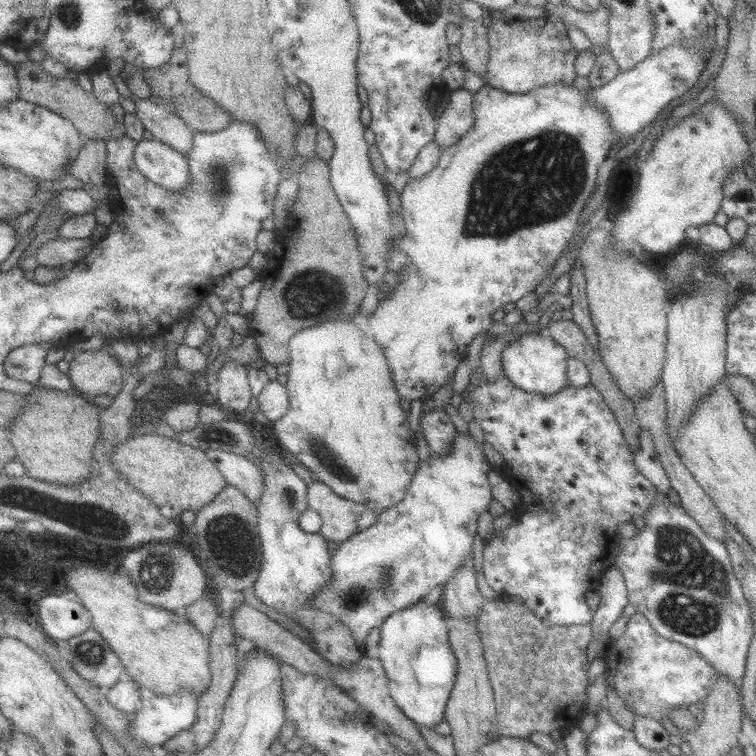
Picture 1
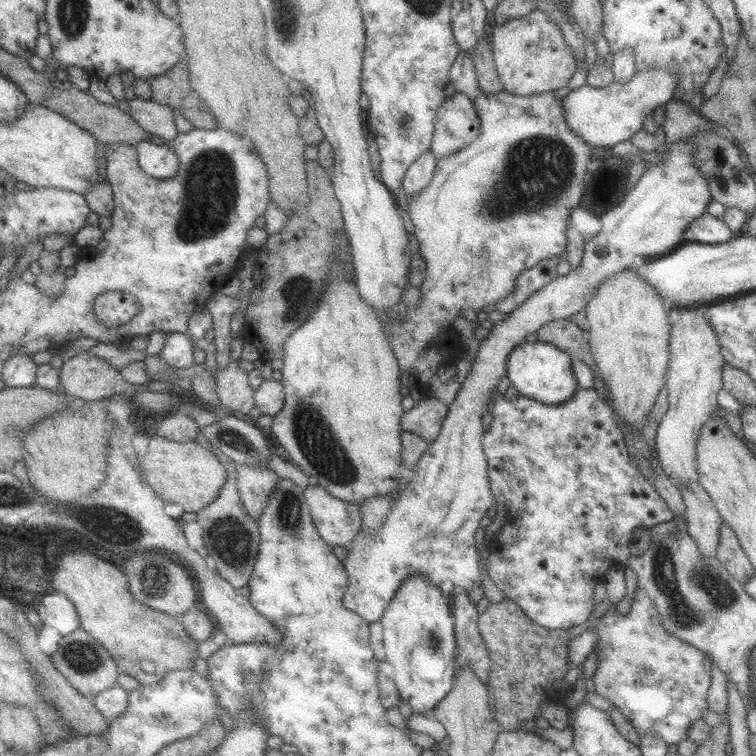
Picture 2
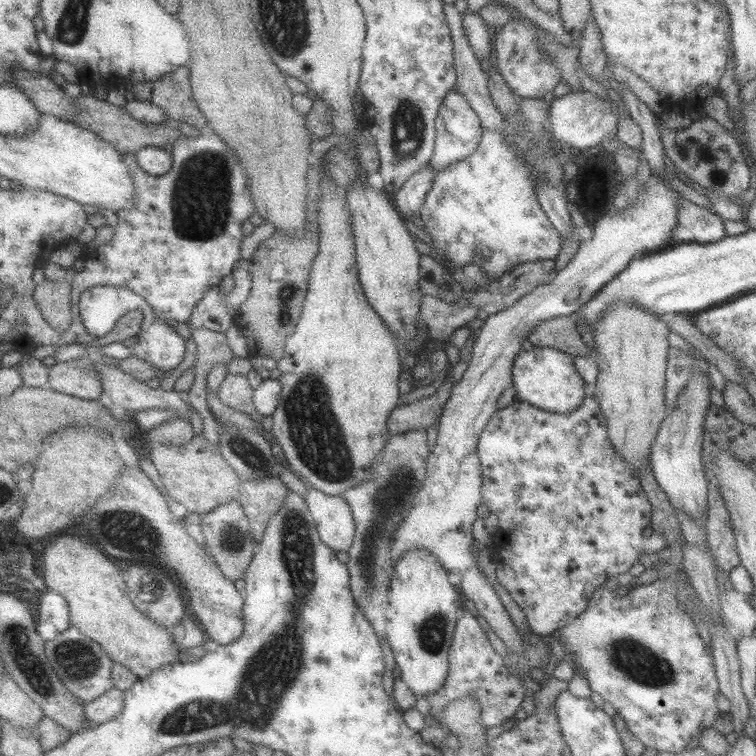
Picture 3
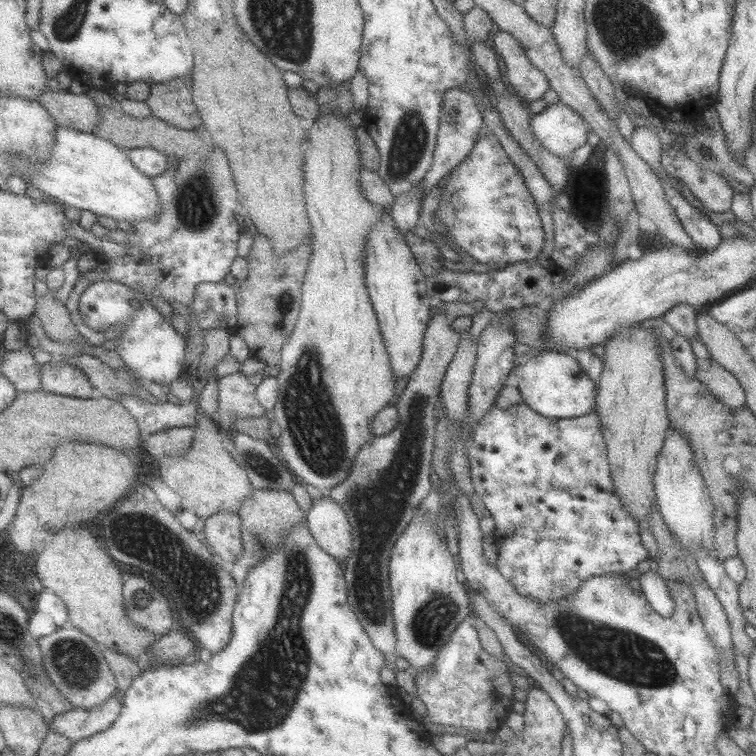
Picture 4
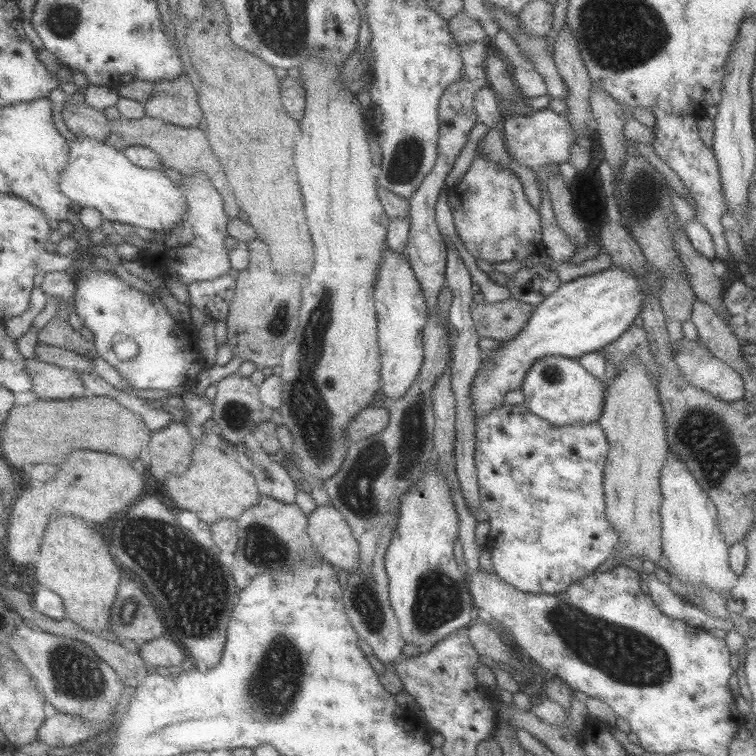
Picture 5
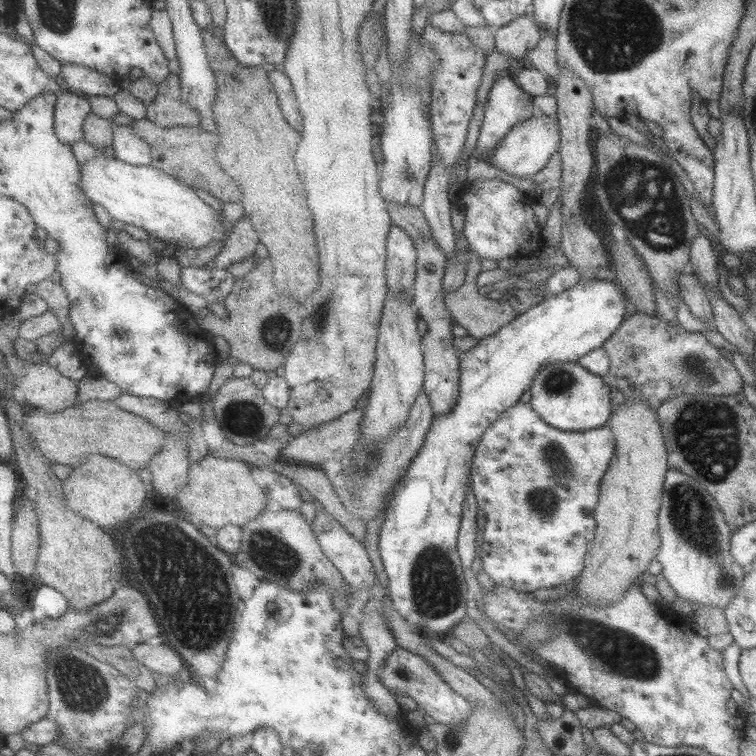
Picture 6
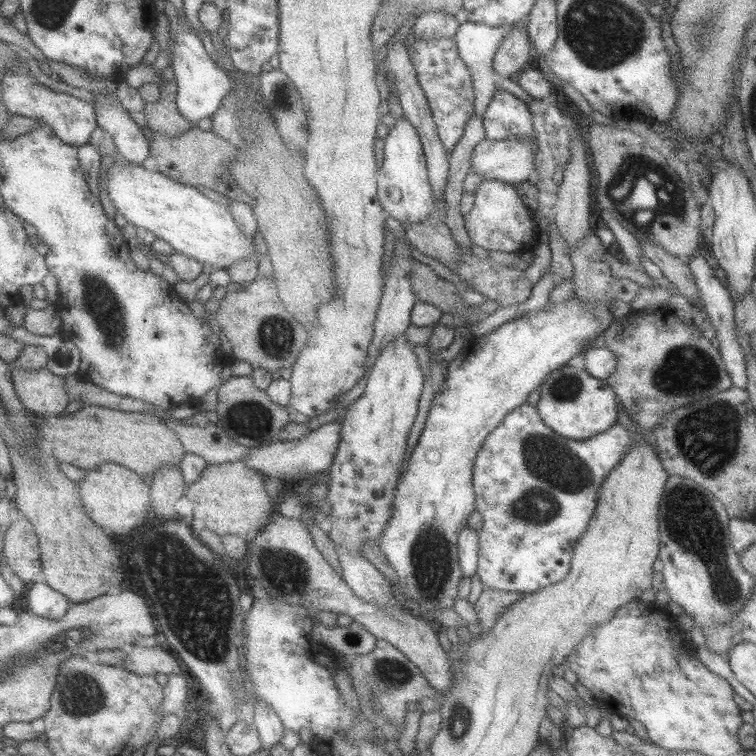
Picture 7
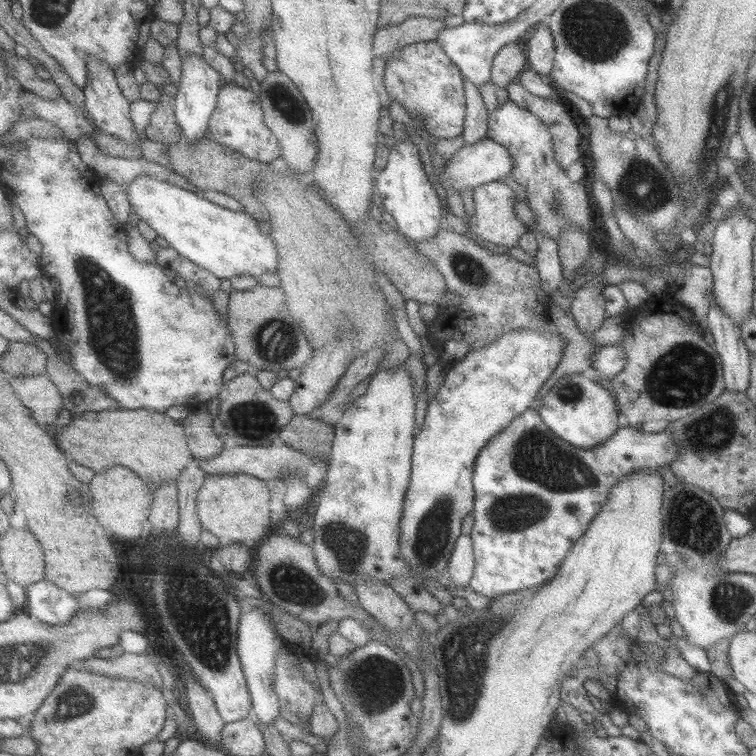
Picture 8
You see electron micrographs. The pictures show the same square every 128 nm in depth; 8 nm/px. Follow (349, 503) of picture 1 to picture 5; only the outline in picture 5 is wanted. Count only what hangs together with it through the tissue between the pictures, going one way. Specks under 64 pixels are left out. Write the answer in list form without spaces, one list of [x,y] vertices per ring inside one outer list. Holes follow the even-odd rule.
[[[321,499],[310,514],[310,536],[319,552],[337,569],[353,573],[359,567],[361,550],[345,515]]]

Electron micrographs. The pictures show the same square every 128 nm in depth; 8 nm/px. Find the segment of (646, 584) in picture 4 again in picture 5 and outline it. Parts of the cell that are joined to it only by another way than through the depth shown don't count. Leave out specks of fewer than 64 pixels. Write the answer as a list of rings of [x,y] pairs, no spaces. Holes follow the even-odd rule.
[[[649,573],[648,576],[646,583],[649,588],[649,598],[661,614],[707,632],[726,634],[735,631],[735,624],[732,624],[728,618],[725,620],[713,618],[695,606],[684,604],[681,596],[674,593],[667,584],[659,582],[653,573]]]

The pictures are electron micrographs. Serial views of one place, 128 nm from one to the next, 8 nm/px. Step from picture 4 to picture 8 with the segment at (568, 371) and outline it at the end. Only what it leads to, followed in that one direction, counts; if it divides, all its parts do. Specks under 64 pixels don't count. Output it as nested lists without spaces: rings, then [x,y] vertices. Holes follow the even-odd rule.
[[[579,373],[559,377],[542,398],[537,412],[553,434],[579,449],[591,449],[603,443],[618,429],[616,395],[604,384]]]

